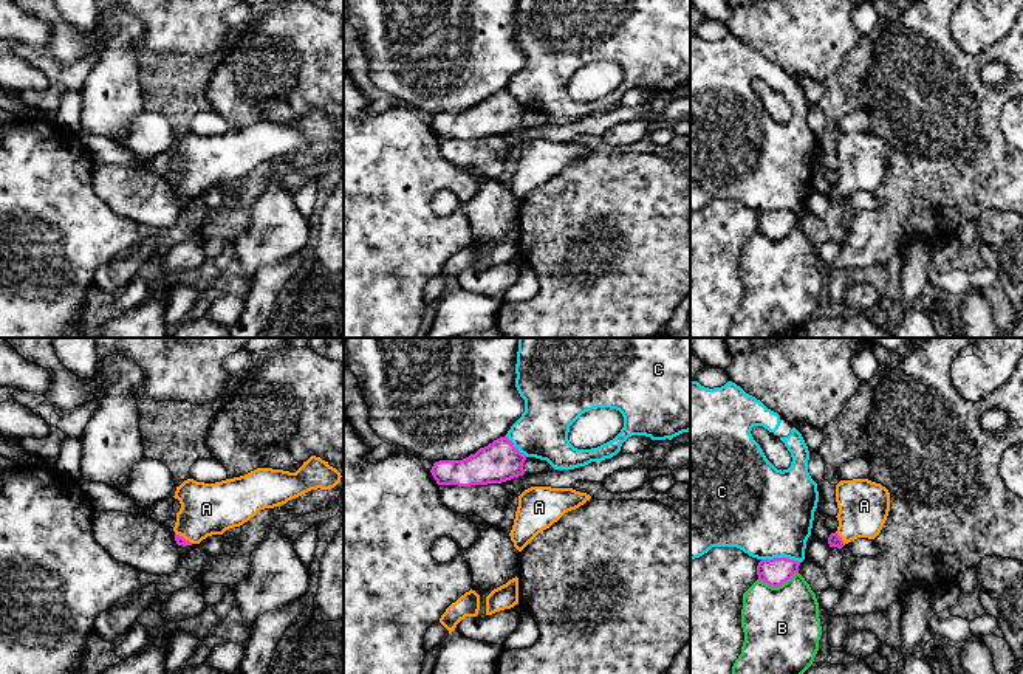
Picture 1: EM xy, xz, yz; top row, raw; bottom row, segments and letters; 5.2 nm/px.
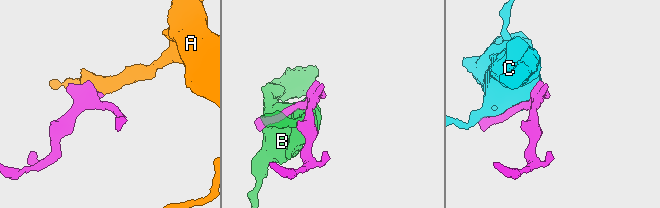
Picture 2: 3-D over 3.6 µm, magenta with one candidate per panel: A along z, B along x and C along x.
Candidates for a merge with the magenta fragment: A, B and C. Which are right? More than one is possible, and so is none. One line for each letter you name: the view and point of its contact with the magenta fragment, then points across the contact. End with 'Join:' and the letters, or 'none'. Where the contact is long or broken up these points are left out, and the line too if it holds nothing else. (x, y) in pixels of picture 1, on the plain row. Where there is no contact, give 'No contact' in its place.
A: Touches magenta at yz (841, 191). Path across: yz (834, 192), (841, 191), (862, 166), (864, 158)
Join: A

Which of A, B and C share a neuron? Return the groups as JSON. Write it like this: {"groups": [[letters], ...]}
{"groups": [["A"], ["B"], ["C"]]}

